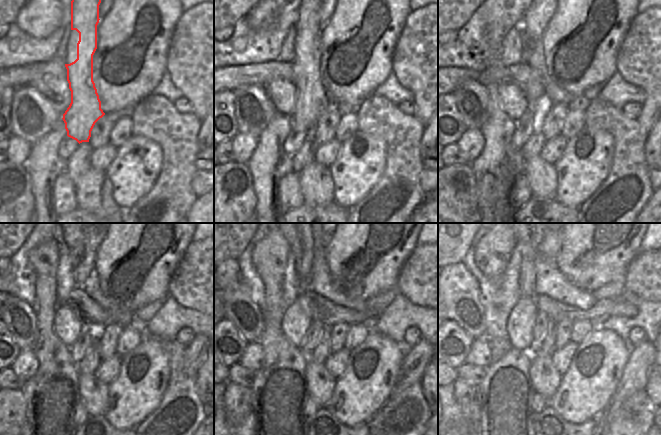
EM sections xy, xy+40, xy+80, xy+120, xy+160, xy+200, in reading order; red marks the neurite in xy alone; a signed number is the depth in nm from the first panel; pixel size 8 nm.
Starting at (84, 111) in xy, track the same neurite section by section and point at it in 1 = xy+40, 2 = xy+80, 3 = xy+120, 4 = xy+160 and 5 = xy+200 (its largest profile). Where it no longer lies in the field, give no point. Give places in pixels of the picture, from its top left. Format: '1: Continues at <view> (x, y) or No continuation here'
1: Continues at xy+40 (311, 101)
2: Continues at xy+80 (534, 89)
3: Continues at xy+120 (90, 286)
4: Continues at xy+160 (314, 282)
5: Continues at xy+200 (539, 265).

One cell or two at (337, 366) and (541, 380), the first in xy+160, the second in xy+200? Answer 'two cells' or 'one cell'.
two cells

